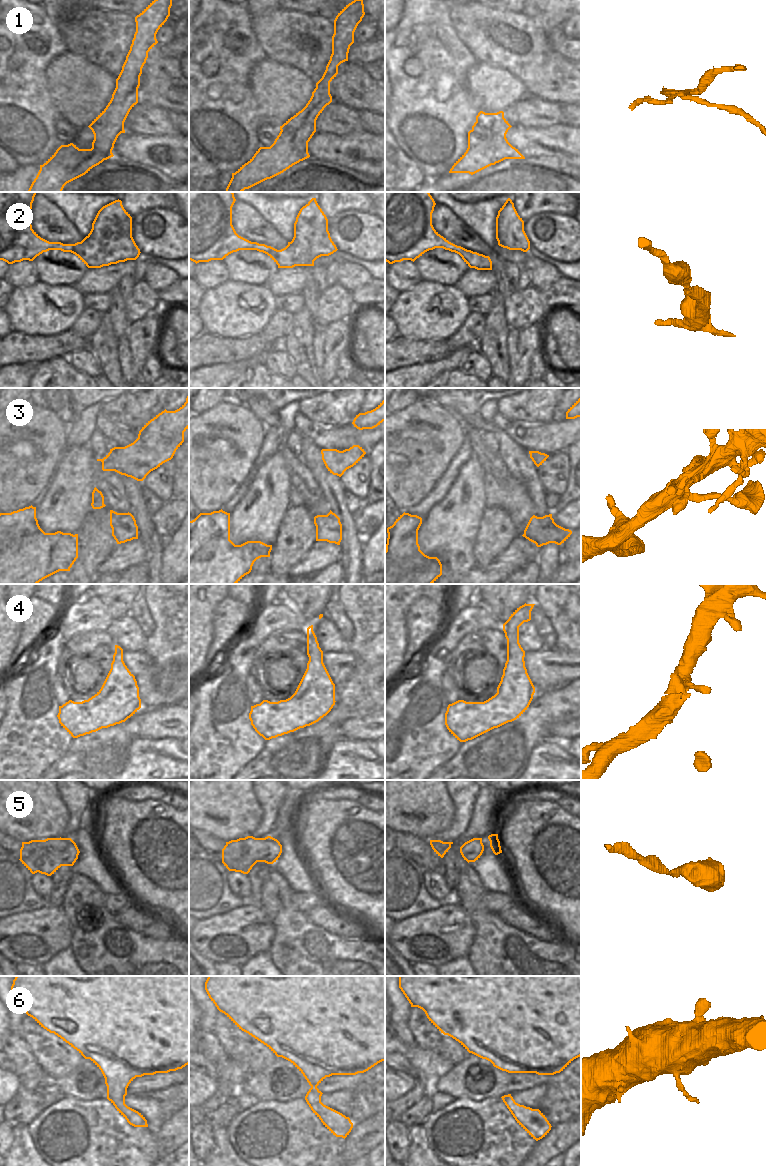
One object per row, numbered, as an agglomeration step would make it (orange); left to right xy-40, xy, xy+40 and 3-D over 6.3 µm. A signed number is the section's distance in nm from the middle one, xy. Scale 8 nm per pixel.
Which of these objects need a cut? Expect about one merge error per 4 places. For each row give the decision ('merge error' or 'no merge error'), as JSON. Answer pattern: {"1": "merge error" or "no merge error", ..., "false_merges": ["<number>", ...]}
{"1": "merge error", "2": "no merge error", "3": "no merge error", "4": "no merge error", "5": "no merge error", "6": "no merge error", "false_merges": ["1"]}

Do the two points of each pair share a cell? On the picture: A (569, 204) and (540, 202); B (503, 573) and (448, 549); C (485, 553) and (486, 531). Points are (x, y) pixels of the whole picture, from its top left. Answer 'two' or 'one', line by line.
A: one
B: two
C: one

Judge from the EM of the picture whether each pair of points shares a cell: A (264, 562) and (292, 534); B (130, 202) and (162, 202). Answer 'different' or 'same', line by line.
A: different
B: same

